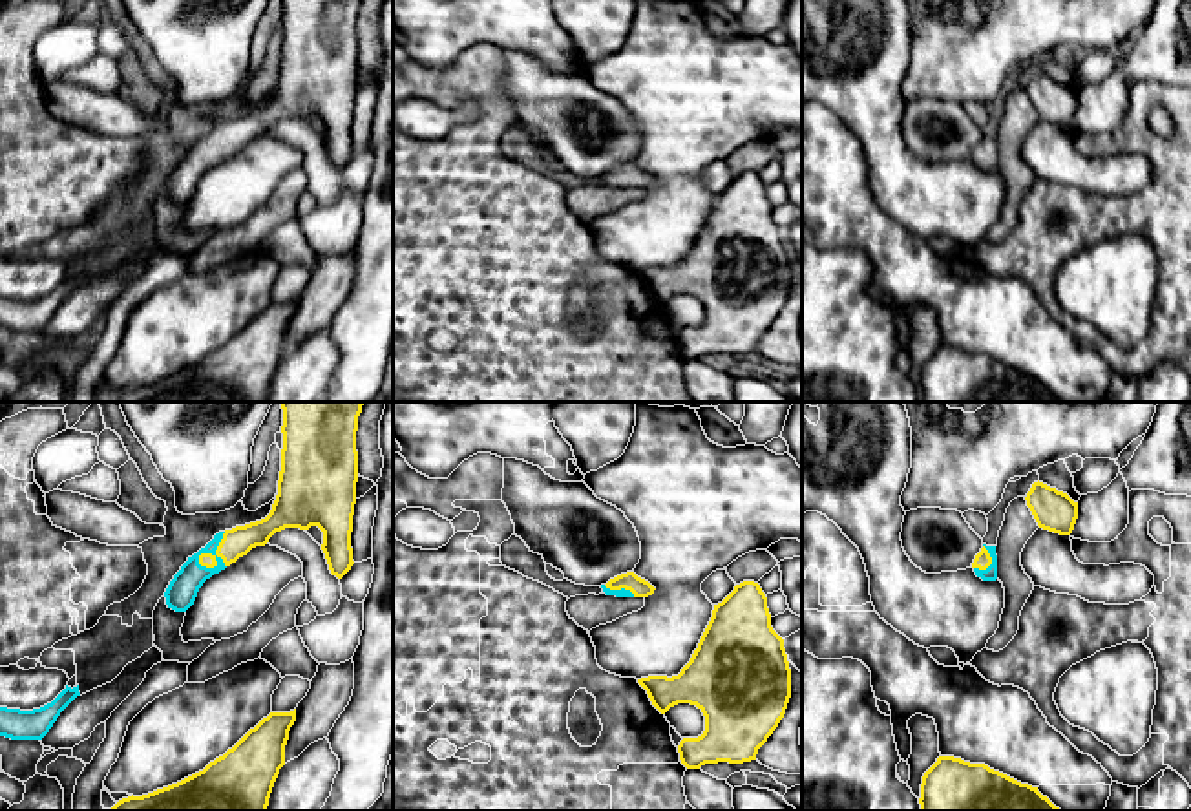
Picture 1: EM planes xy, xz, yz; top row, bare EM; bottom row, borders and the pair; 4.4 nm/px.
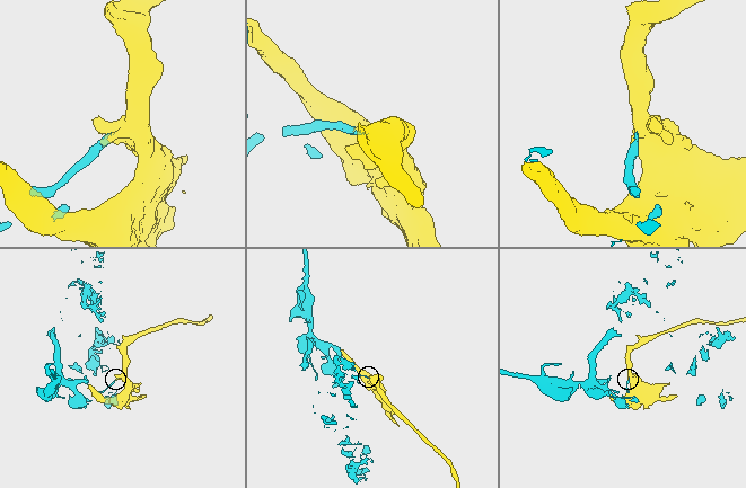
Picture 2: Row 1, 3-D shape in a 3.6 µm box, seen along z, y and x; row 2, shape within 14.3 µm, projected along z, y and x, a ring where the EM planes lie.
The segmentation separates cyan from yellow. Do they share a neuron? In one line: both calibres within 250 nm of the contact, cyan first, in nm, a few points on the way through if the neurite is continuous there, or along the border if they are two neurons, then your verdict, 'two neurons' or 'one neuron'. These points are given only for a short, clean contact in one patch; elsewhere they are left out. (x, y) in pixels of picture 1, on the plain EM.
140 nm thick on the cyan side, 130 nm on the other; runs through xy (181, 183), (216, 147), (238, 132); one neuron

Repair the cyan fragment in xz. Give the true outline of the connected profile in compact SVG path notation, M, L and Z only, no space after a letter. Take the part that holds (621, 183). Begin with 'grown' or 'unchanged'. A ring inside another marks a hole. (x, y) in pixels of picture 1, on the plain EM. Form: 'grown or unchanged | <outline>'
grown | M634 163L621 164L606 175L601 175L601 179L606 186L616 188L648 188L656 181L648 172L638 168Z

